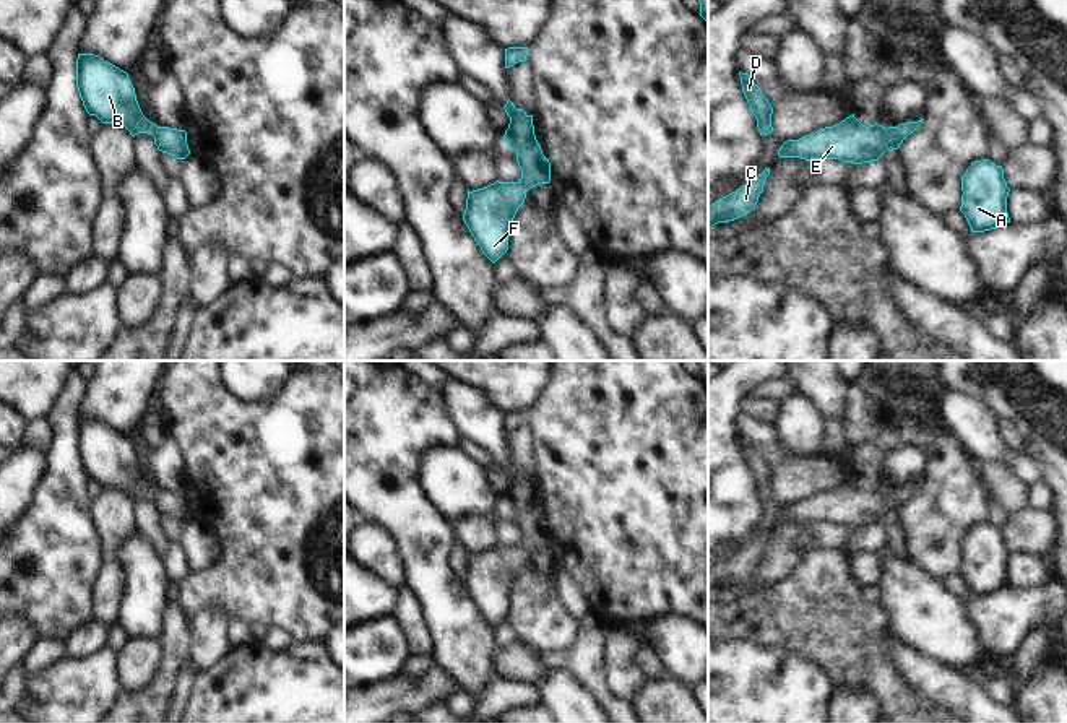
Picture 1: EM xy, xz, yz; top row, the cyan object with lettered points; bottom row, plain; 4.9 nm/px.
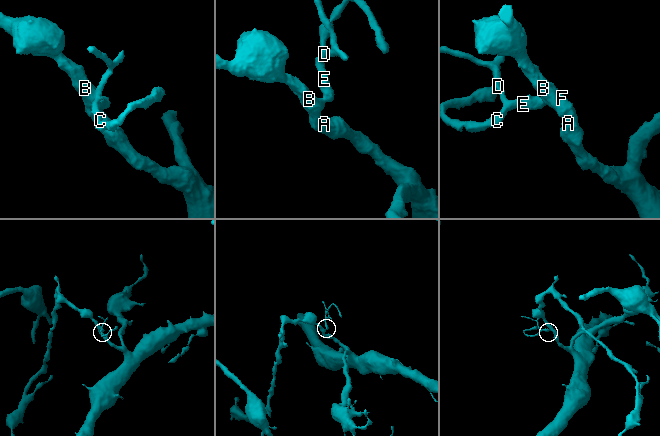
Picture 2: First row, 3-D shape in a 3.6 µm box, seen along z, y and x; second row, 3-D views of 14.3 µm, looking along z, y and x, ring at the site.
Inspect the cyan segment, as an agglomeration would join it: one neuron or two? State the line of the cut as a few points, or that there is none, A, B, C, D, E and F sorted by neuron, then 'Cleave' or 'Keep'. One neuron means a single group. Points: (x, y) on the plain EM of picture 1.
No split. Groups: A B C D E F. Keep.

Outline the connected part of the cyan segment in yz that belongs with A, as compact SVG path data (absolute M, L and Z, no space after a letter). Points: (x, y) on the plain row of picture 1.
M989 523L974 525L961 541L961 570L971 596L997 593L1010 587L1007 561L1010 552L1002 530Z

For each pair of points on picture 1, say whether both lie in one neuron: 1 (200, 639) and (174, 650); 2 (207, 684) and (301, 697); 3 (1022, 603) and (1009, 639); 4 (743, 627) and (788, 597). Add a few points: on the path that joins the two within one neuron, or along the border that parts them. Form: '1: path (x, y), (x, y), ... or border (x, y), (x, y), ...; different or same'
1: border (187, 619), (189, 653), (184, 662); different
2: path (229, 697), (278, 697); same
3: path (1015, 611), (1009, 618), (1009, 631); same
4: path (754, 618), (767, 618), (777, 608); same

